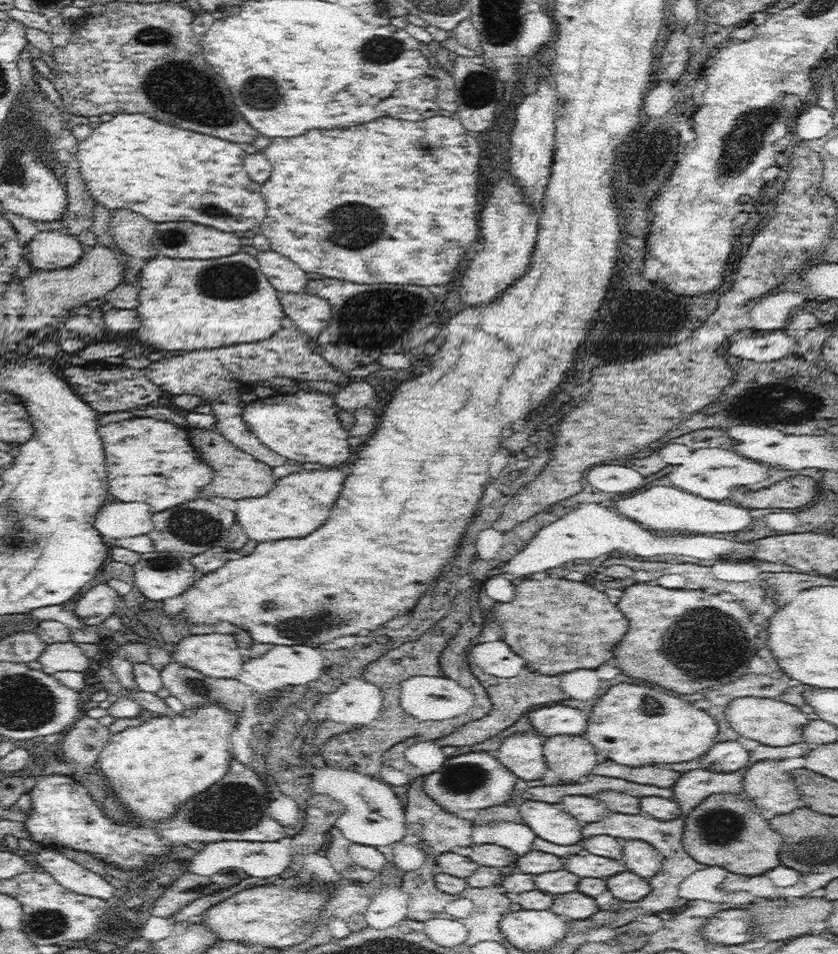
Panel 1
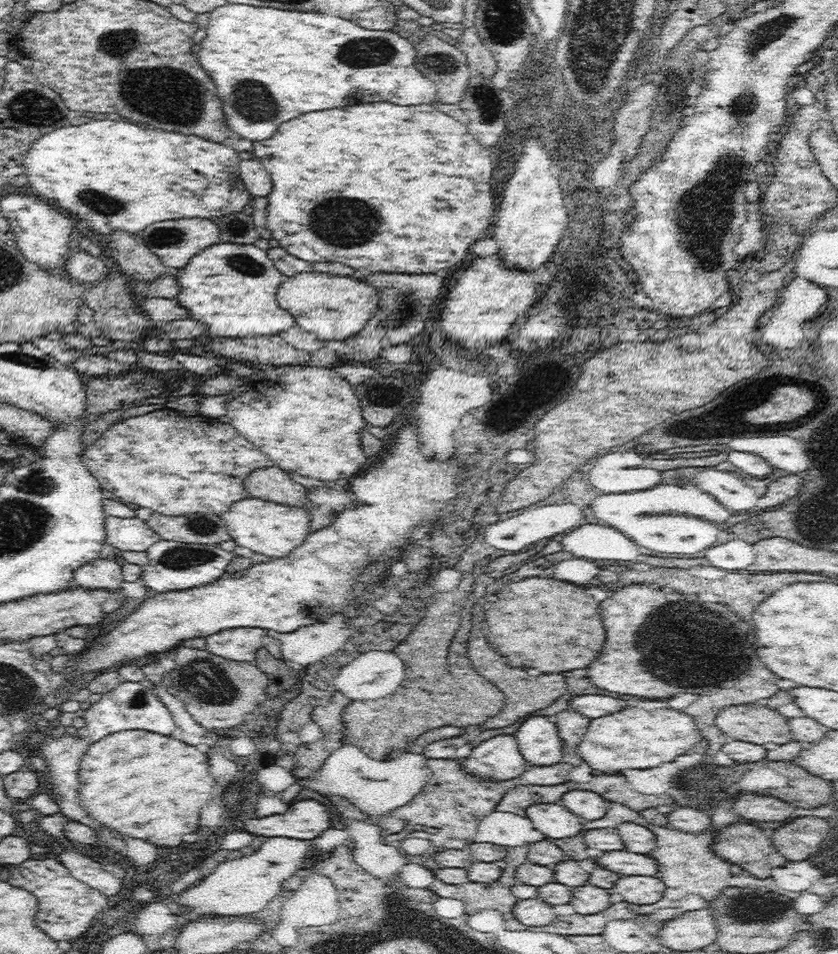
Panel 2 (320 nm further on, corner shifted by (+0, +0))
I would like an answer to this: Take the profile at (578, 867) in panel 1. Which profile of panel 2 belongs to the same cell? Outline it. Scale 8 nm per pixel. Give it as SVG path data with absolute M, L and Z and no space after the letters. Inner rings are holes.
M624 850L606 851L595 863L600 868L616 872L620 876L657 876L659 867L656 860L646 854L624 852Z

